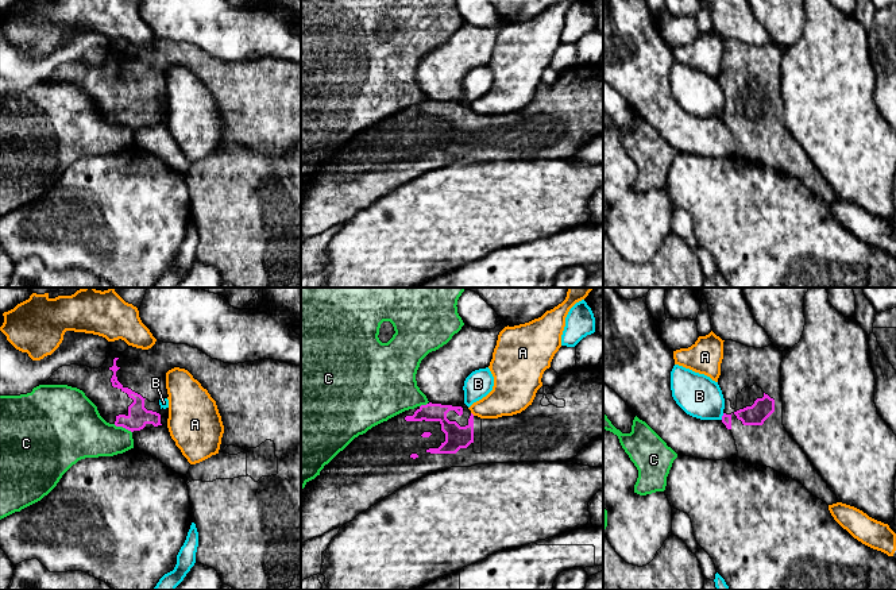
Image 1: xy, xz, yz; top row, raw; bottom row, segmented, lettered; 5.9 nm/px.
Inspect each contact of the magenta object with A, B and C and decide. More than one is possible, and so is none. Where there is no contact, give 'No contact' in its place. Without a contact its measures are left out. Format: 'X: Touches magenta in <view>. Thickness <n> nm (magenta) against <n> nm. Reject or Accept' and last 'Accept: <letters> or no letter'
A: No contact. Reject
B: Touches magenta in yz. Thickness 60 nm (magenta) against 240 nm. Reject
C: Touches magenta in xy. Thickness 130 nm (magenta) against 300 nm. Reject
Accept: no letter

